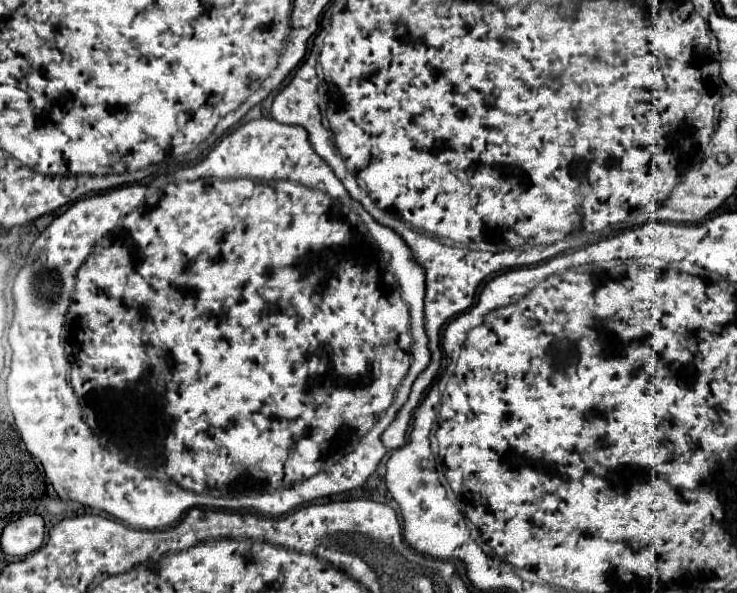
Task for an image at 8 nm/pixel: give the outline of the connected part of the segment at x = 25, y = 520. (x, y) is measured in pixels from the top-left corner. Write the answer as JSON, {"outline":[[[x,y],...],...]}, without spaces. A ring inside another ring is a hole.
{"outline":[[[25,515],[3,529],[3,551],[11,557],[25,557],[43,545],[43,533],[43,519],[39,515]]]}

